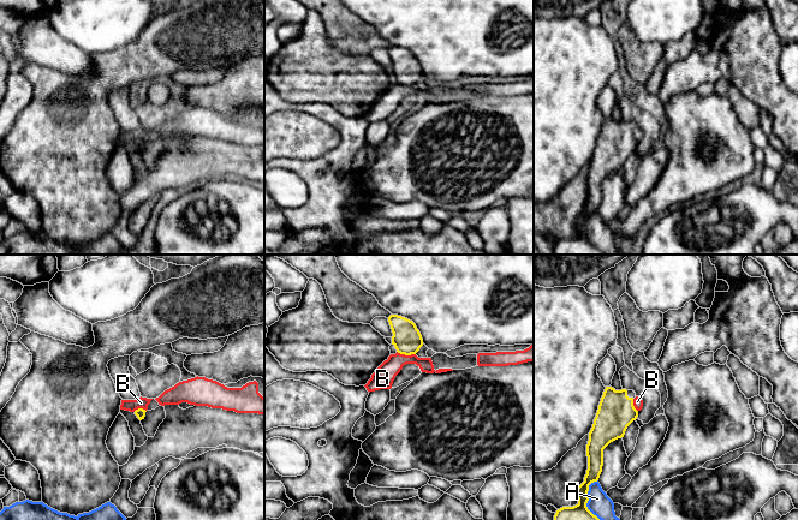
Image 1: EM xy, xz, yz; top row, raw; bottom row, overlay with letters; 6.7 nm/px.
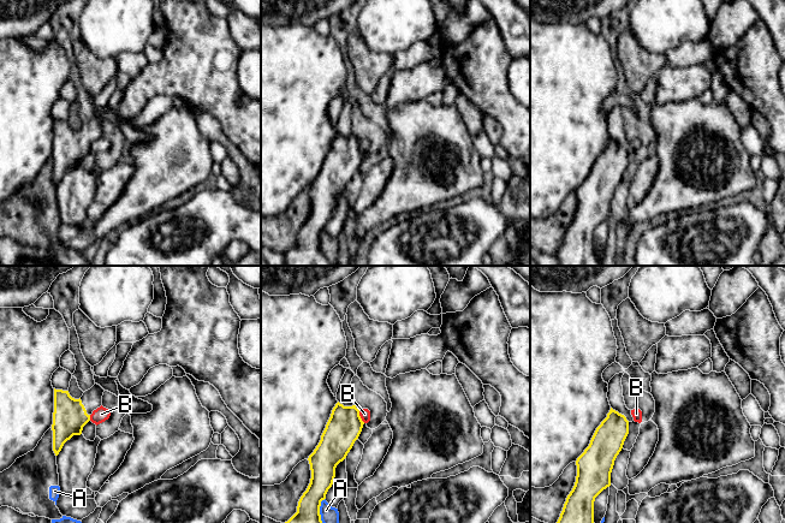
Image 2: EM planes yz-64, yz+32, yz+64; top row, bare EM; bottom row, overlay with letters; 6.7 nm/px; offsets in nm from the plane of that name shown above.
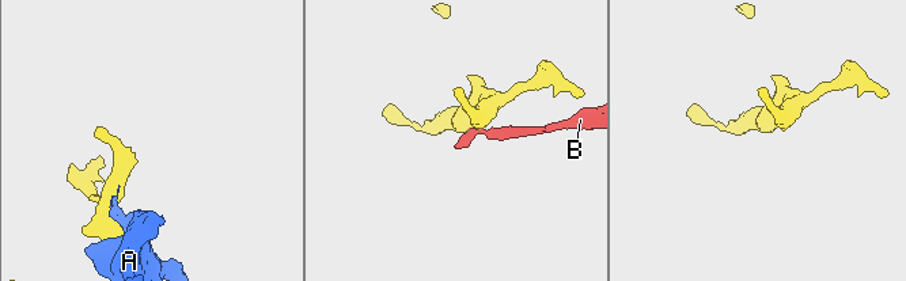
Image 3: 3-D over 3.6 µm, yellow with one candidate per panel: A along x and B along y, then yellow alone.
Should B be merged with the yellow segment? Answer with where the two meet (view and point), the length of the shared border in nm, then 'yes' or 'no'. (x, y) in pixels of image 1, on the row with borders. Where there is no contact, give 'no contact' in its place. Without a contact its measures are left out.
xz (406, 354) | 130 nm | no

